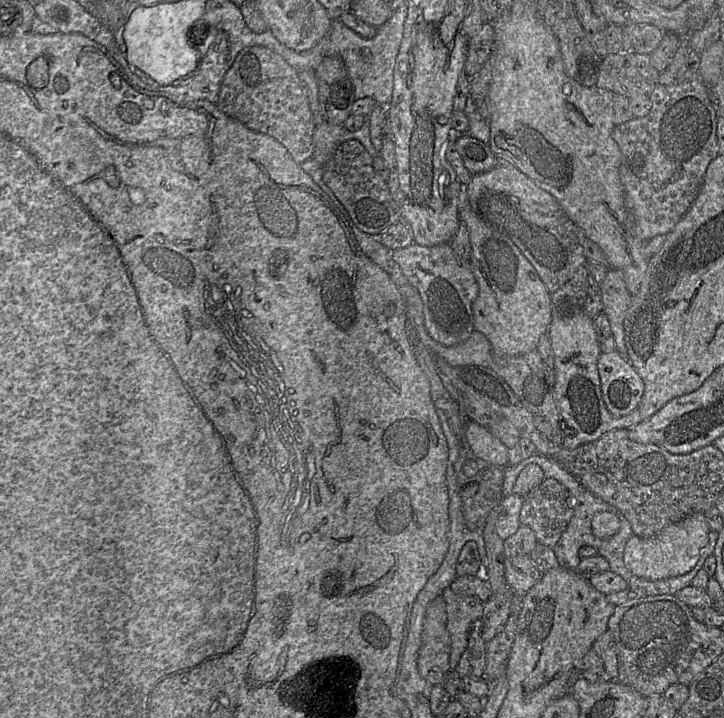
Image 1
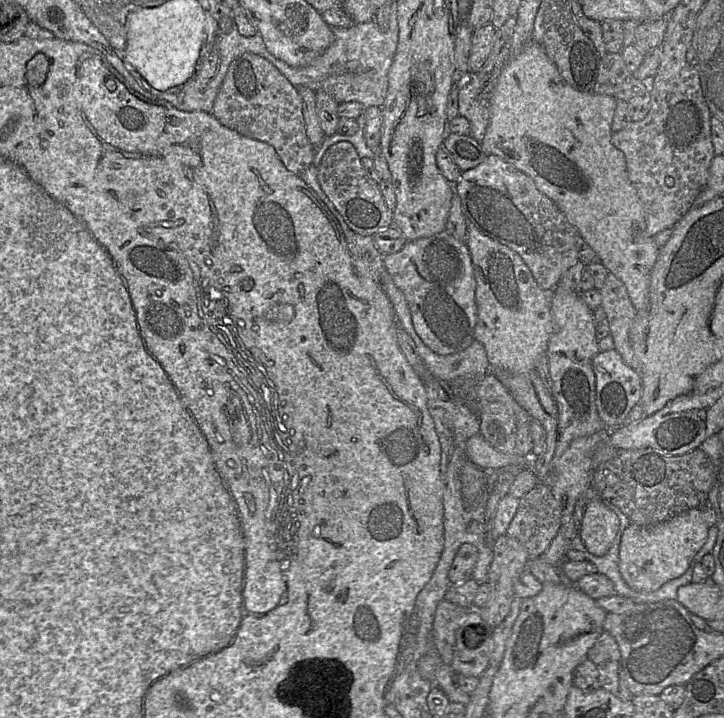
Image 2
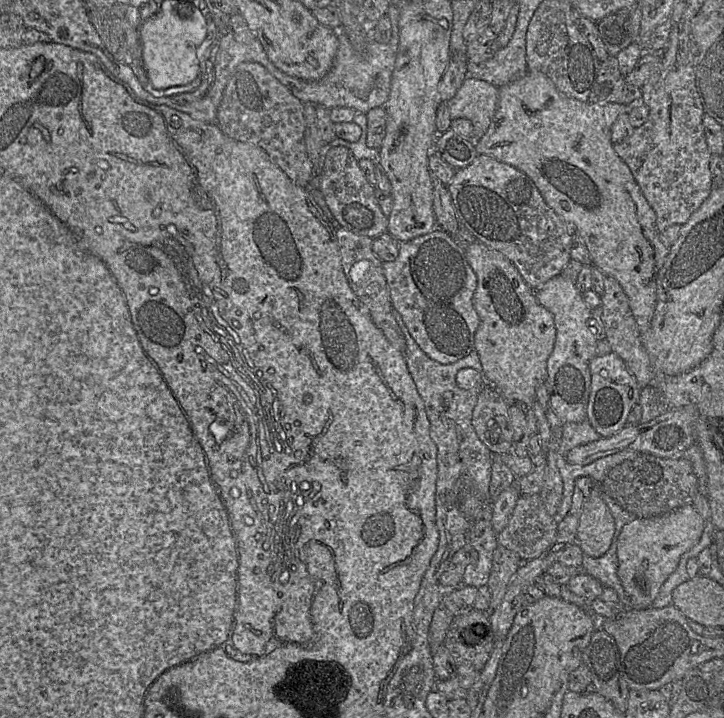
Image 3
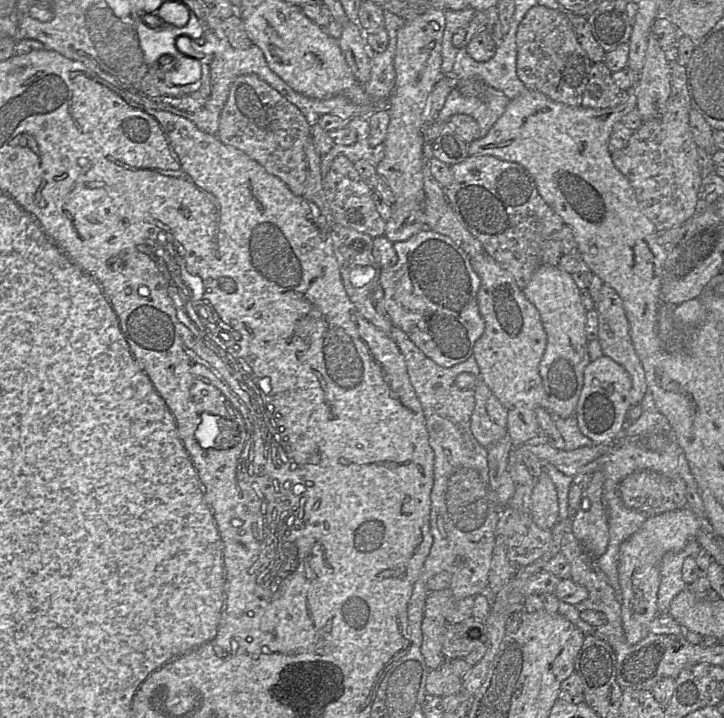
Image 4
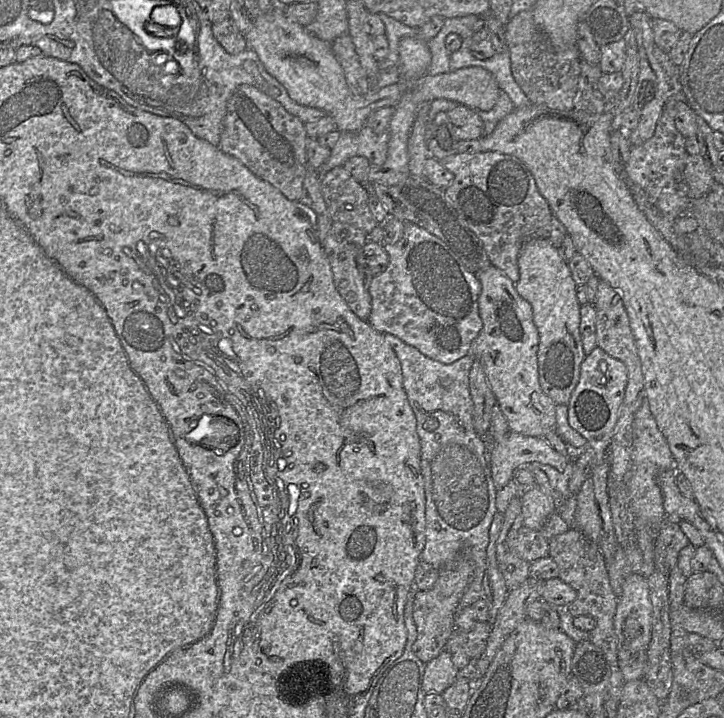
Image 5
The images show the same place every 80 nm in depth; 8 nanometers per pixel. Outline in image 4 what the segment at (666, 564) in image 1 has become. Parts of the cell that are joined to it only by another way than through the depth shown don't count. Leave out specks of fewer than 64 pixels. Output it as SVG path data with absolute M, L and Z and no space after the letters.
M688 507L648 517L641 527L623 541L619 548L618 575L621 588L621 622L625 640L633 645L648 635L650 623L660 613L657 597L660 563L667 552L684 549L701 528L699 518Z

